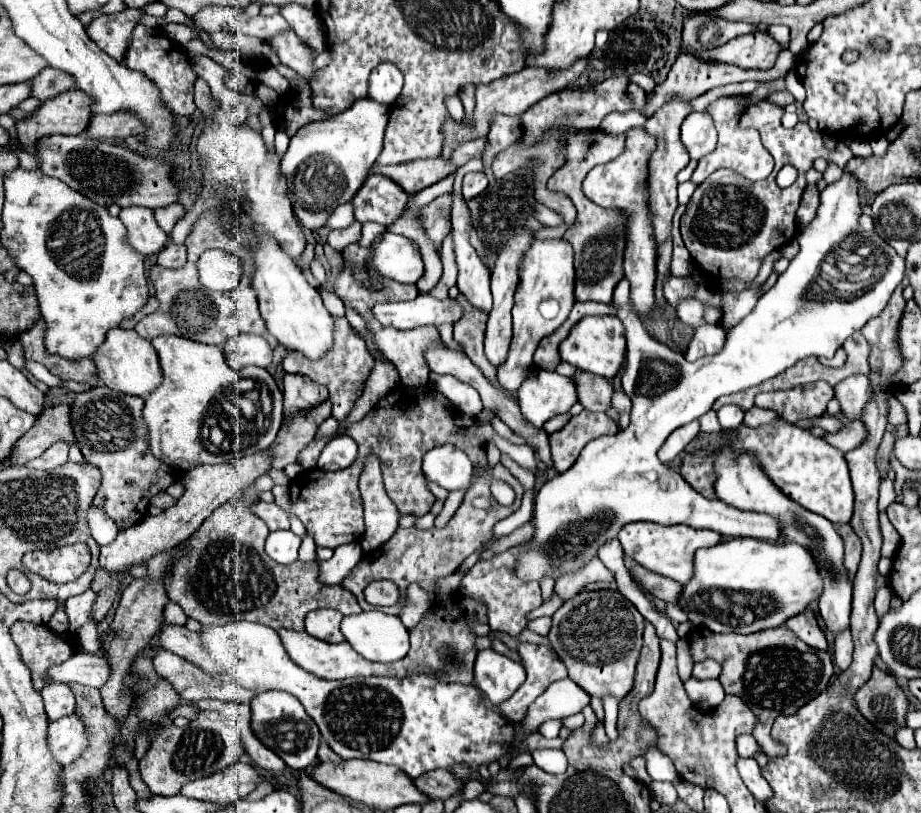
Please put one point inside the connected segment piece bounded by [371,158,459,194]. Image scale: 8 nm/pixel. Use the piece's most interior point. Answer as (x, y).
(414, 176)

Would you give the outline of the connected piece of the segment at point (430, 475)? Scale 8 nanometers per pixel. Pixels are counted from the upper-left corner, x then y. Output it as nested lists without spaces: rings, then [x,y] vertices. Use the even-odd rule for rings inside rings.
[[[447,444],[433,448],[425,454],[423,472],[427,480],[453,492],[453,490],[465,490],[469,486],[473,464],[463,450],[457,450]]]

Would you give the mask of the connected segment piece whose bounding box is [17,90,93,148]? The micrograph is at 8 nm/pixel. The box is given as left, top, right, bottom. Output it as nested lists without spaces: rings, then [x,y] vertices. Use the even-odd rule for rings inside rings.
[[[69,90],[53,100],[47,100],[29,118],[17,122],[19,142],[33,148],[43,136],[81,134],[87,130],[91,118],[93,110],[89,110],[89,98],[85,98],[81,90]]]

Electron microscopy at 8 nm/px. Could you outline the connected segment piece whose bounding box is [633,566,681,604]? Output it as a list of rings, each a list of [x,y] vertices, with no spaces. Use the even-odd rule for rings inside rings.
[[[635,566],[633,576],[637,580],[641,580],[645,590],[649,590],[655,598],[661,598],[661,600],[665,600],[669,604],[677,604],[677,598],[681,598],[681,586],[679,586],[679,582],[675,582],[671,578],[649,572],[643,566]]]

